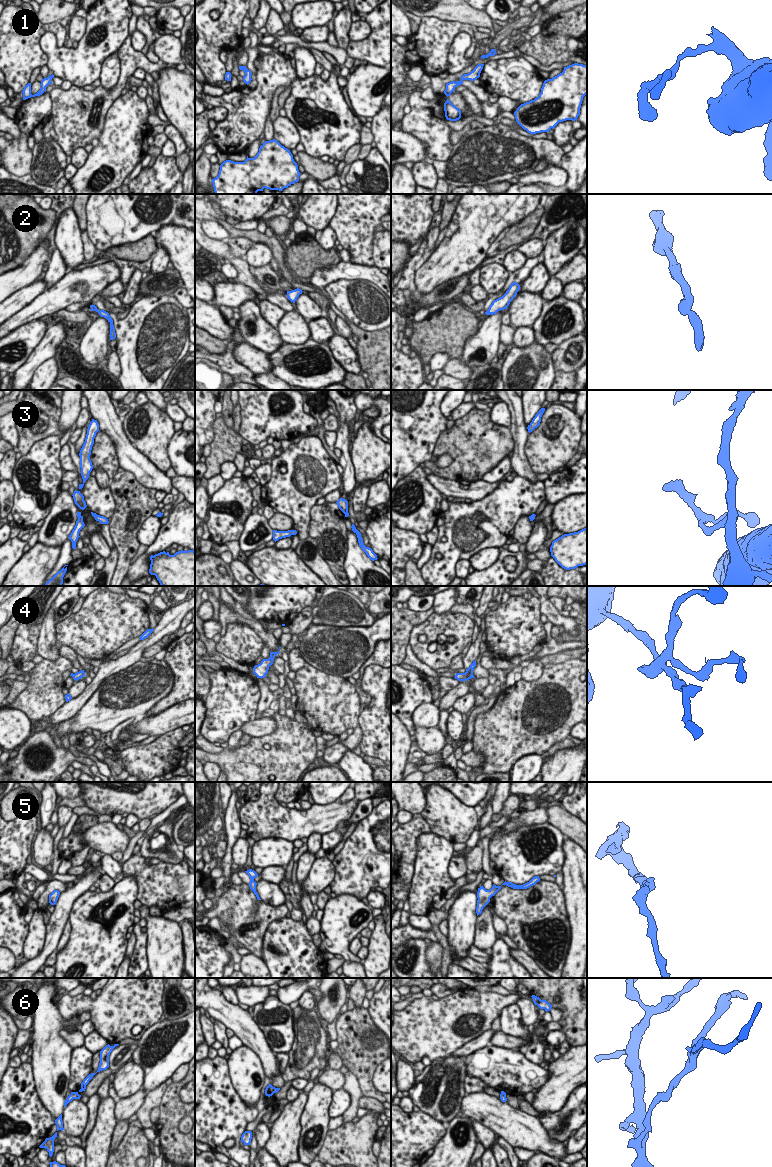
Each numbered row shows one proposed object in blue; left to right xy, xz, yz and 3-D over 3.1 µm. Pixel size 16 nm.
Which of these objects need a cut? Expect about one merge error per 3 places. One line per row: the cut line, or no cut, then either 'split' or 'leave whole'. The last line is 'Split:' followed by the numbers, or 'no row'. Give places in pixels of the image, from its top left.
1: no cut; leave whole
2: no cut; leave whole
3: no cut; leave whole
4: no cut; leave whole
5: no cut; leave whole
6: cut in xz along (273, 1087), (274, 1092); split
Split: 6

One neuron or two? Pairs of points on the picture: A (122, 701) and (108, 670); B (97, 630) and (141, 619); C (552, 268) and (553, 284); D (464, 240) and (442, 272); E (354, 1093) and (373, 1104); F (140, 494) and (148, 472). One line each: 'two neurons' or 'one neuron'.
A: two neurons
B: one neuron
C: two neurons
D: one neuron
E: two neurons
F: two neurons

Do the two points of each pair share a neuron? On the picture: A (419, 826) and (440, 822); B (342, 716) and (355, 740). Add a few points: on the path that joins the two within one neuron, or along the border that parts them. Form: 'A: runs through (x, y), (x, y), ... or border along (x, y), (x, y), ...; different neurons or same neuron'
A: border along (420, 814), (432, 831); different neurons
B: border along (359, 725), (354, 729); different neurons

